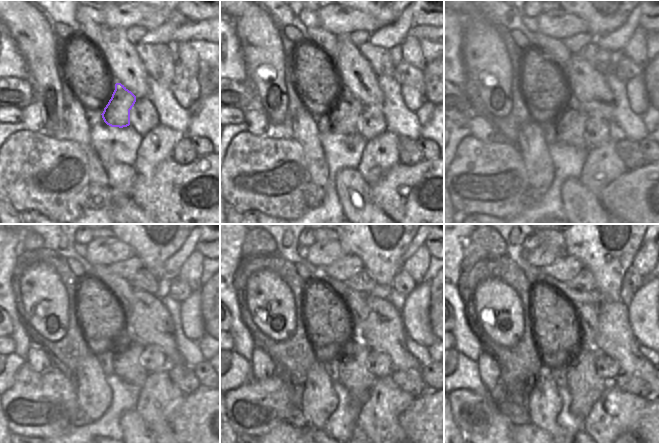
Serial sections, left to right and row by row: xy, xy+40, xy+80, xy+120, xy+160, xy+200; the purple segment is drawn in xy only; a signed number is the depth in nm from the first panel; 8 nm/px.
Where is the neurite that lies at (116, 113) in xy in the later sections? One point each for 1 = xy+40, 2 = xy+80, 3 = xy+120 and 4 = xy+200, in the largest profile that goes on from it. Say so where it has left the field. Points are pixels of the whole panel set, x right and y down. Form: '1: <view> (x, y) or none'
1: xy+40 (344, 118)
2: xy+80 (570, 129)
3: xy+120 (127, 366)
4: xy+200 (586, 387)

